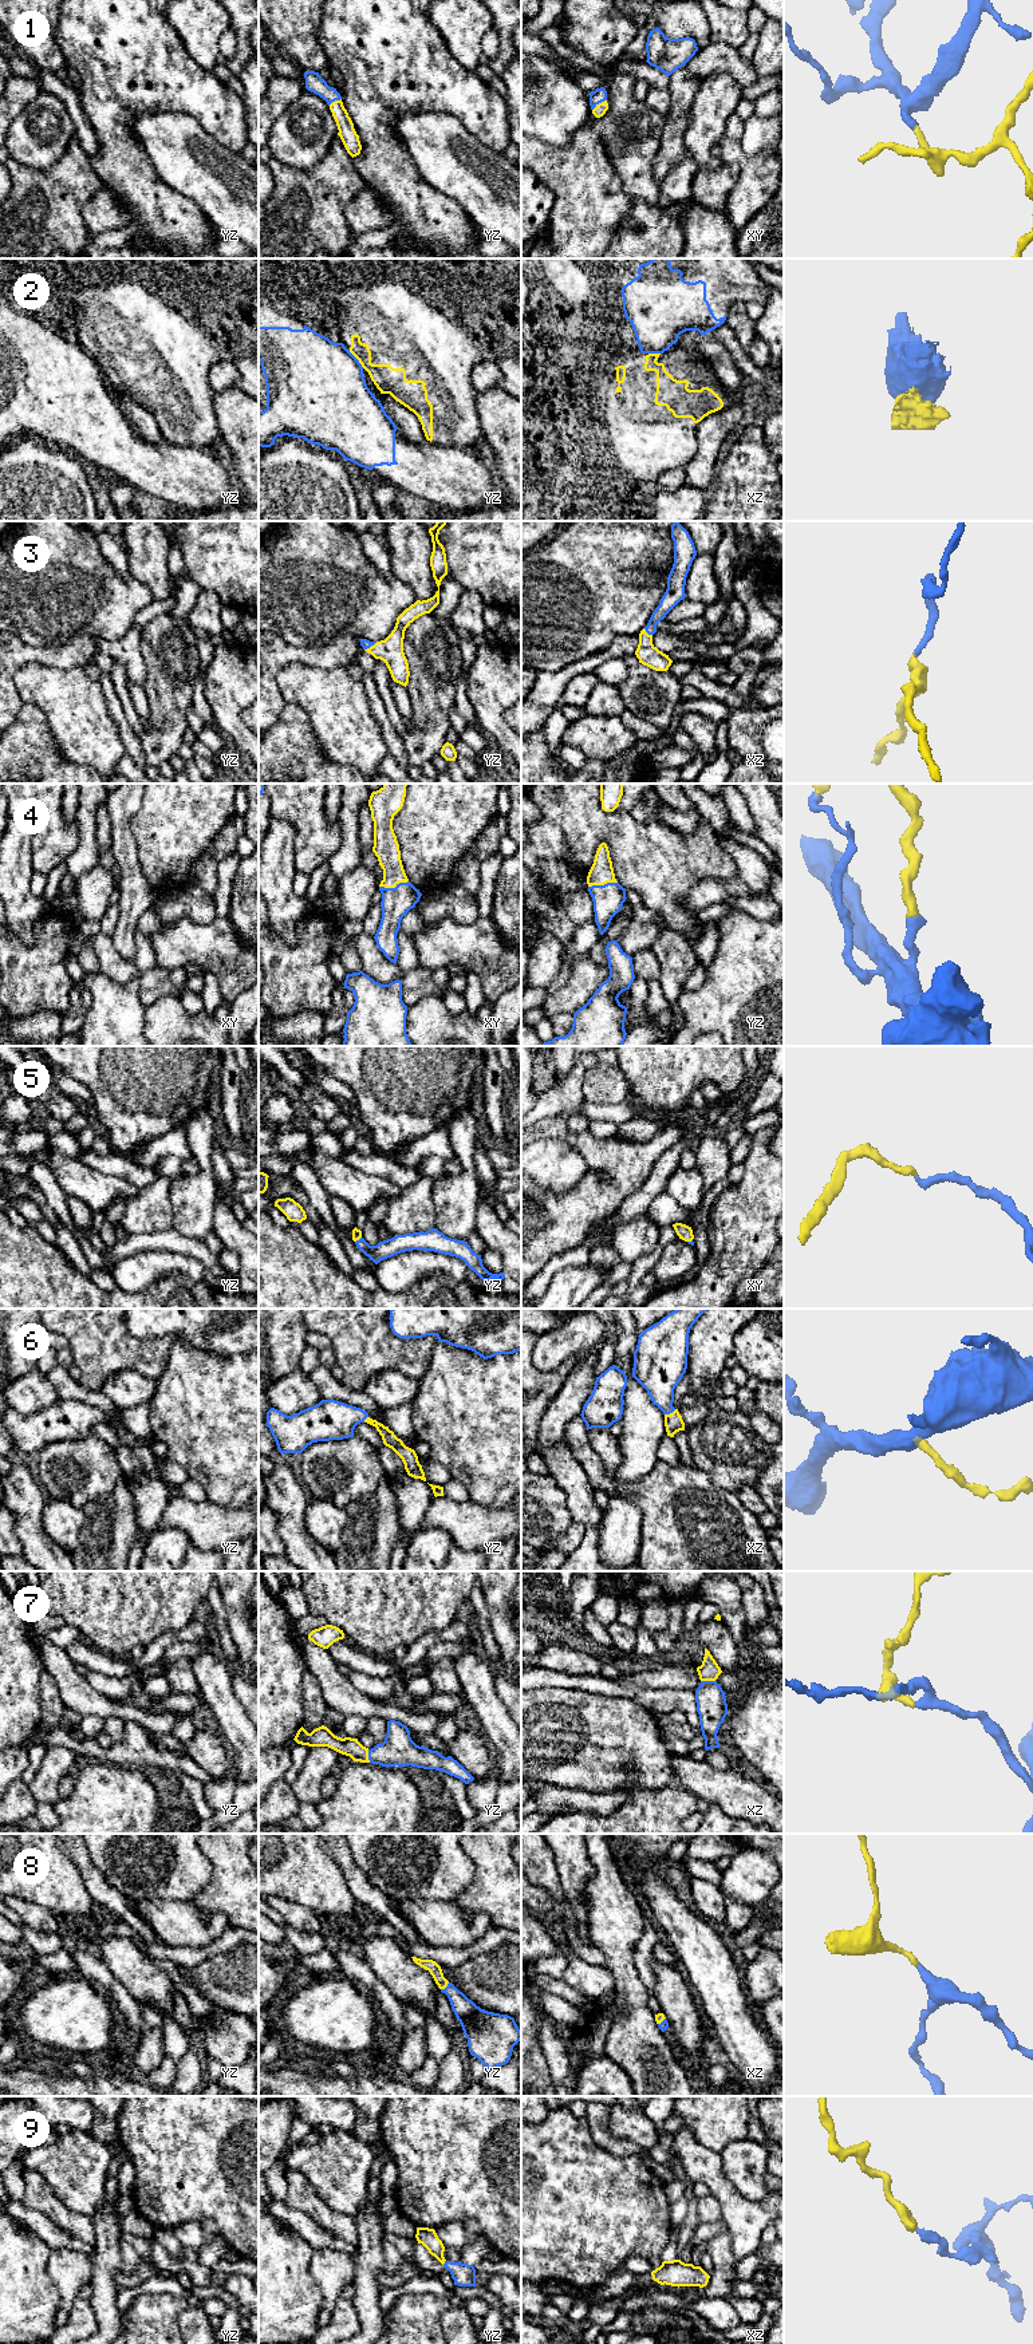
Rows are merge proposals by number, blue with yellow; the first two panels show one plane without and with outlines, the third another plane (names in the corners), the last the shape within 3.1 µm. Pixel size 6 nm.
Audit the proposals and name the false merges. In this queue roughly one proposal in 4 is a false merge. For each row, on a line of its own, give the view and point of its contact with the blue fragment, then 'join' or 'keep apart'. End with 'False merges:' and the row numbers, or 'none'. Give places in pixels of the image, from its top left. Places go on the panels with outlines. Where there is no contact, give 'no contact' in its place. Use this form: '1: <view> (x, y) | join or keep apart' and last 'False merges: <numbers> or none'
1: xy (599, 102) | join
2: yz (357, 359) | keep apart
3: yz (370, 646) | join
4: xy (393, 888) | join
5: yz (359, 1239) | join
6: xz (670, 1412) | join
7: xz (708, 1681) | join
8: yz (446, 1987) | join
9: yz (445, 2262) | join
False merges: 2

